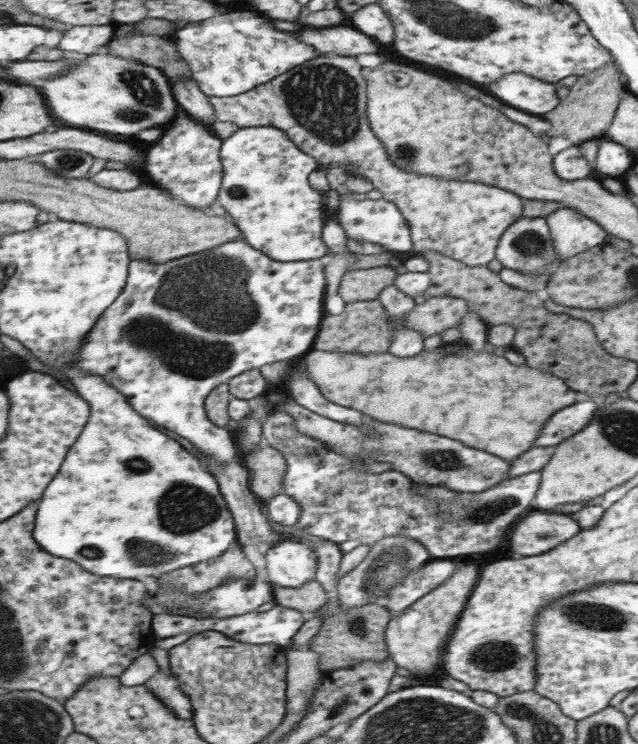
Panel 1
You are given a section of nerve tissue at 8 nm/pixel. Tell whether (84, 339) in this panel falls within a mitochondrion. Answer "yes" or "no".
no

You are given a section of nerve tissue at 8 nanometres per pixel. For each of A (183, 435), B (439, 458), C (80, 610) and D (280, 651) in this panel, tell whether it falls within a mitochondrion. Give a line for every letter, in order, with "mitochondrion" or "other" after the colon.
A: other
B: mitochondrion
C: other
D: other

